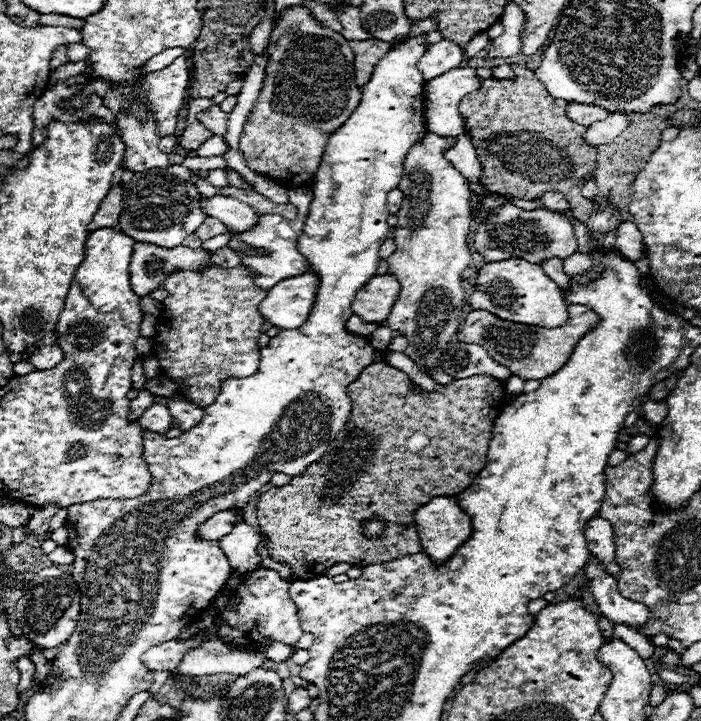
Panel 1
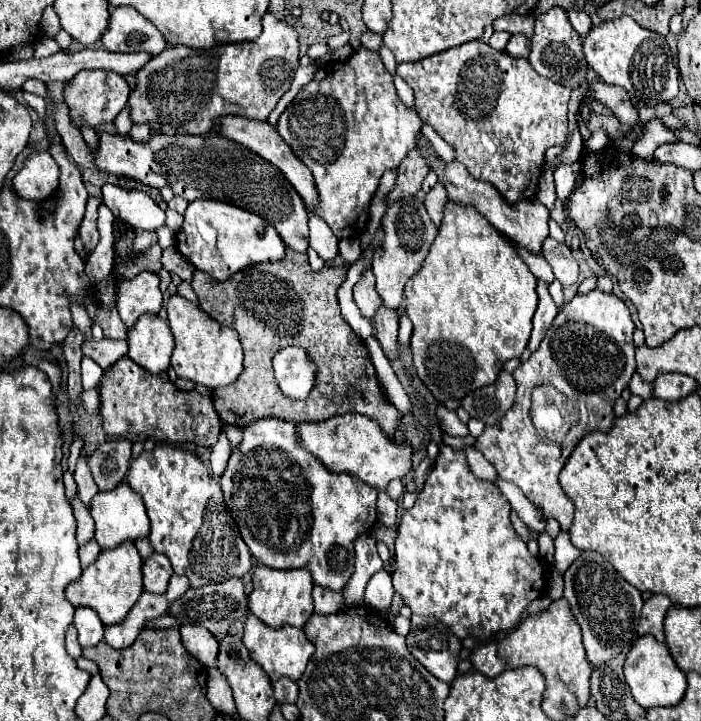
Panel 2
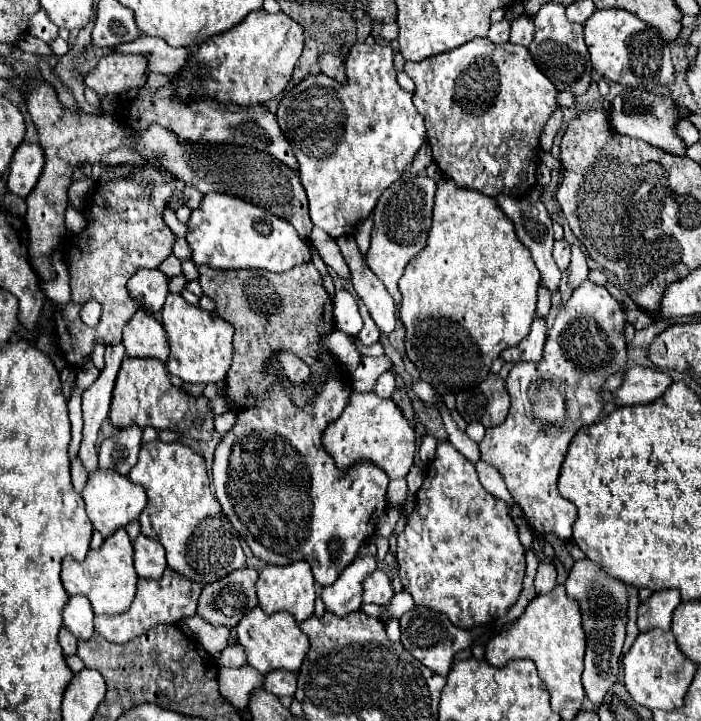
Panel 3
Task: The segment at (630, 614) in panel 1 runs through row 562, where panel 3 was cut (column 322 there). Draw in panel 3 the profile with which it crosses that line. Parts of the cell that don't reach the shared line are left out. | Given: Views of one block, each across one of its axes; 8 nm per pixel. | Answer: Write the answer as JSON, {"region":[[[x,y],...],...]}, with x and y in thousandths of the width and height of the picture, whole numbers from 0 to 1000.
{"region":[[[531,771],[508,774],[485,796],[485,802],[476,810],[459,816],[456,829],[465,840],[465,846],[471,846],[482,854],[496,854],[499,849],[514,846],[514,840],[516,840],[516,804],[534,791],[536,791],[536,774],[531,774]]]}

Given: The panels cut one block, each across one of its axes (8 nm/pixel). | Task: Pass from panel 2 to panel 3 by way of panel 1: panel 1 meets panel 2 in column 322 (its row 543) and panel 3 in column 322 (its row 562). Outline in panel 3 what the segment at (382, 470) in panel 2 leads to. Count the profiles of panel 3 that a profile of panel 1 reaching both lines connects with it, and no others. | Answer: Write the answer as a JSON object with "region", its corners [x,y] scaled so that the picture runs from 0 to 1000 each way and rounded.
{"region":[[[505,544],[488,577],[465,594],[459,613],[465,627],[488,652],[499,649],[514,638],[528,638],[536,646],[542,646],[556,663],[578,663],[591,642],[593,599],[573,577],[571,566],[562,560],[559,552],[542,552],[534,544]]]}

